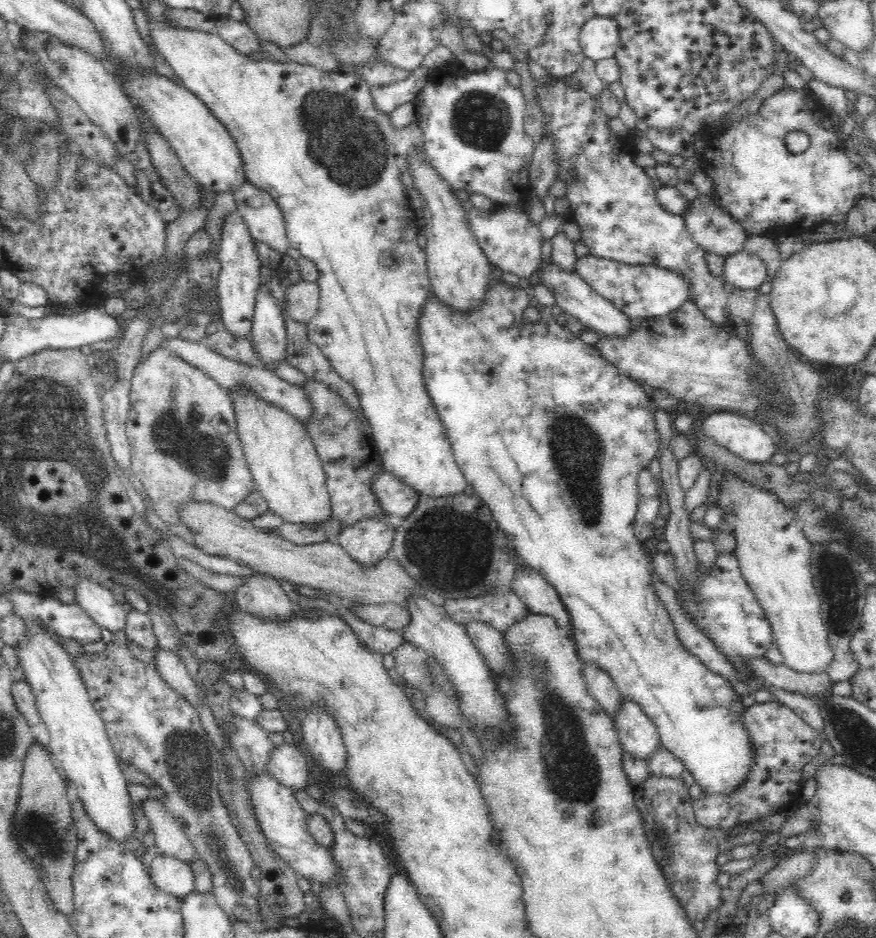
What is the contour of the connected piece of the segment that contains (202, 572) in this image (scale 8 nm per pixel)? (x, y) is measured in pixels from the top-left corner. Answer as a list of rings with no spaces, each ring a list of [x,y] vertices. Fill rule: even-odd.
[[[177,558],[179,566],[181,566],[188,574],[197,578],[202,584],[207,587],[225,594],[237,591],[245,583],[244,576],[230,575],[230,574],[216,574],[210,570],[200,567],[198,564],[188,560],[188,558]]]

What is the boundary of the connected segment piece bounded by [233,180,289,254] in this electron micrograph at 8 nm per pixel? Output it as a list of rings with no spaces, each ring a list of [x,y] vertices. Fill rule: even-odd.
[[[247,180],[233,196],[236,211],[244,219],[255,242],[264,243],[280,254],[286,253],[289,242],[284,217],[276,202],[264,190],[259,190]]]

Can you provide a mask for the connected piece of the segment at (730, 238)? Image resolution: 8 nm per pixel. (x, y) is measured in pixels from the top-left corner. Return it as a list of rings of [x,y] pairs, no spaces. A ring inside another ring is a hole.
[[[701,195],[683,214],[691,239],[705,252],[728,257],[744,249],[748,235],[744,227],[722,209],[712,195]]]

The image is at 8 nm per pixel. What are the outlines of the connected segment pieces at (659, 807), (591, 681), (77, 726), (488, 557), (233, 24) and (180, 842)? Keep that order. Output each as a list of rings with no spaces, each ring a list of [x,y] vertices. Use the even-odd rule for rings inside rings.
[[[650,773],[648,778],[644,778],[642,784],[632,786],[632,790],[636,809],[644,823],[646,839],[648,839],[652,856],[656,865],[660,867],[670,892],[678,899],[682,910],[686,911],[686,918],[690,921],[703,921],[712,908],[720,907],[718,904],[722,900],[721,895],[724,891],[716,883],[716,876],[719,872],[719,864],[716,863],[716,857],[719,855],[716,836],[696,820],[693,801],[681,778],[658,777]]]
[[[583,664],[583,674],[588,692],[613,720],[623,701],[622,695],[616,688],[615,683],[596,664]]]
[[[36,620],[27,624],[26,642],[17,648],[19,666],[32,687],[41,721],[49,730],[50,753],[68,785],[76,787],[78,801],[90,822],[100,829],[100,833],[125,843],[136,830],[133,803],[128,792],[129,783],[111,748],[104,721],[92,706],[71,656],[51,636],[51,630],[46,632]]]
[[[464,492],[440,498],[418,493],[414,510],[404,516],[393,534],[390,552],[422,588],[437,592],[444,600],[482,595],[490,586],[499,590],[509,589],[517,566],[515,548],[506,533],[498,528],[486,503],[478,495]]]
[[[229,16],[214,22],[214,26],[215,33],[238,52],[245,55],[262,52],[259,38],[243,20],[235,21]]]
[[[154,797],[146,798],[139,803],[139,807],[150,821],[151,830],[155,834],[155,846],[160,853],[190,863],[194,858],[194,845],[163,801]]]

